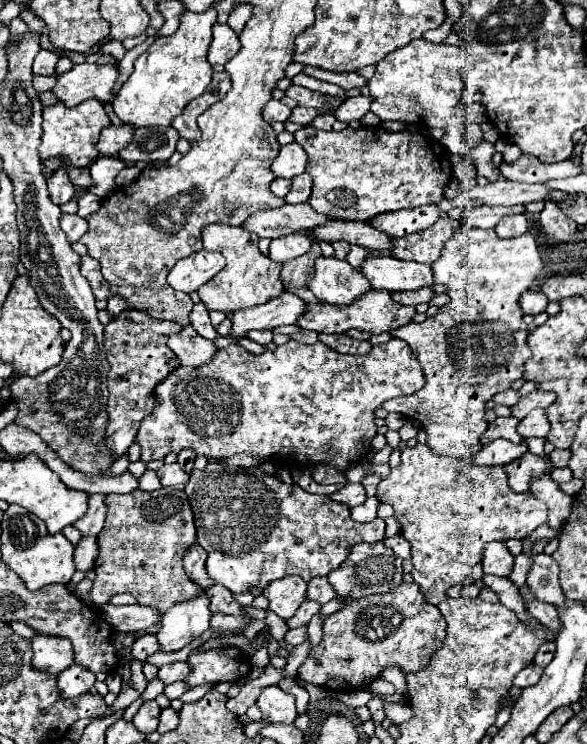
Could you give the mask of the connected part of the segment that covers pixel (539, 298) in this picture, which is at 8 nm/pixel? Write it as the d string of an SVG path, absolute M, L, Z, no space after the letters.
M526 291L520 297L520 307L528 315L538 315L538 313L546 311L546 305L548 305L548 299L542 291Z

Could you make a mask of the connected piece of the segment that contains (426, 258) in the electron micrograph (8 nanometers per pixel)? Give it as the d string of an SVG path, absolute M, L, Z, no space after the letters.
M450 217L438 219L432 227L426 227L418 233L406 237L394 237L390 255L396 259L418 261L418 263L434 263L440 257L444 243L464 225L464 221L456 221Z

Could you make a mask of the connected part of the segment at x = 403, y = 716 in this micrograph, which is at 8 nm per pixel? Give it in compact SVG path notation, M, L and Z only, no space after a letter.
M386 703L384 709L386 709L386 717L392 719L392 723L404 723L404 721L412 719L412 709L410 709L410 713L404 713L404 711L406 711L404 705L398 705L398 703Z

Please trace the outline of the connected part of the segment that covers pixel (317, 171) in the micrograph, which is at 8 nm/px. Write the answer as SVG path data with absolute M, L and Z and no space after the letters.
M302 127L294 133L294 139L308 153L306 173L314 179L308 203L314 211L332 219L368 221L378 213L440 203L442 191L452 179L448 151L436 139L420 133L390 133L382 127L336 133Z

